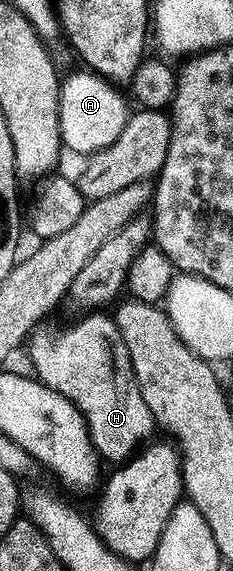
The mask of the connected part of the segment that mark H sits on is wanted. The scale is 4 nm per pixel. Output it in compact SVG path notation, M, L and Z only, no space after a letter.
M106 313L83 314L86 316L71 327L57 327L56 324L50 323L51 321L43 322L30 332L28 348L30 347L30 363L35 371L33 374L38 382L72 401L72 405L76 405L78 412L86 418L86 428L90 430L90 439L94 443L95 451L105 462L107 459L108 462L114 463L110 465L121 465L153 436L150 434L156 431L156 424L141 396L121 331L109 314L102 314Z

